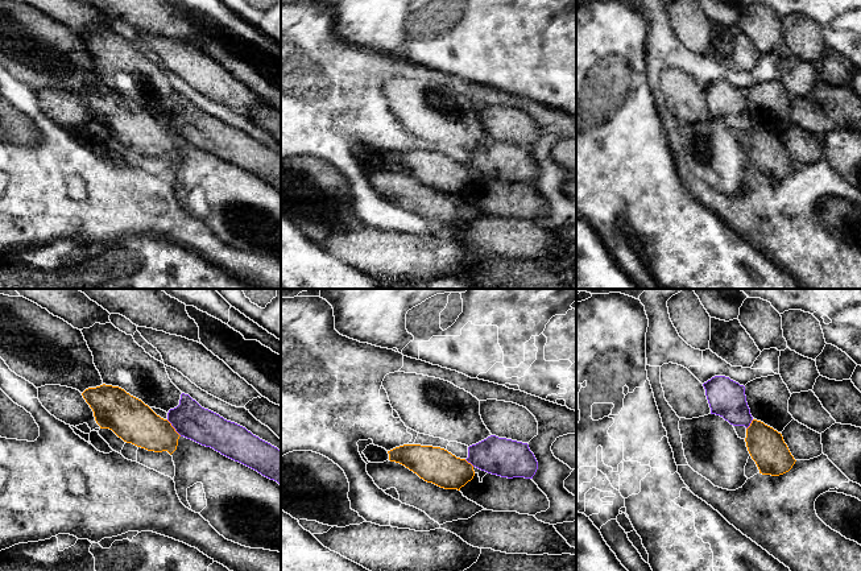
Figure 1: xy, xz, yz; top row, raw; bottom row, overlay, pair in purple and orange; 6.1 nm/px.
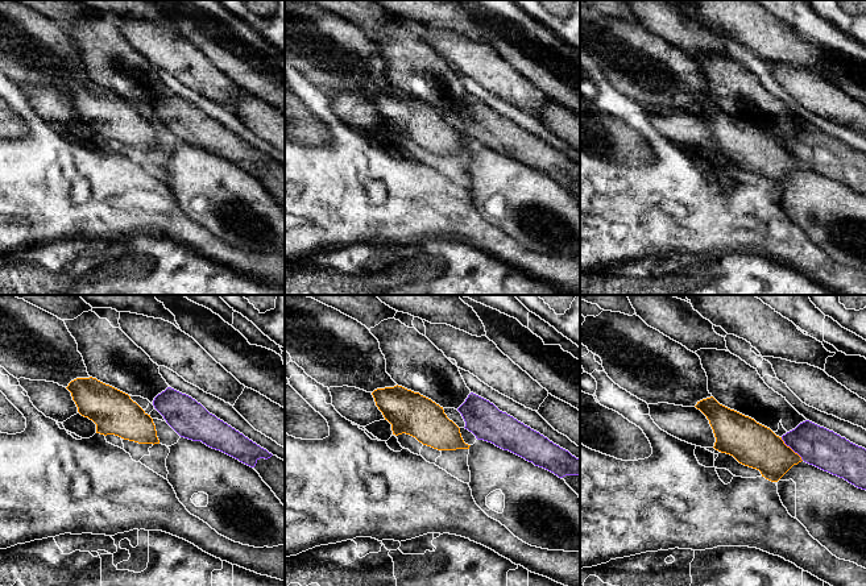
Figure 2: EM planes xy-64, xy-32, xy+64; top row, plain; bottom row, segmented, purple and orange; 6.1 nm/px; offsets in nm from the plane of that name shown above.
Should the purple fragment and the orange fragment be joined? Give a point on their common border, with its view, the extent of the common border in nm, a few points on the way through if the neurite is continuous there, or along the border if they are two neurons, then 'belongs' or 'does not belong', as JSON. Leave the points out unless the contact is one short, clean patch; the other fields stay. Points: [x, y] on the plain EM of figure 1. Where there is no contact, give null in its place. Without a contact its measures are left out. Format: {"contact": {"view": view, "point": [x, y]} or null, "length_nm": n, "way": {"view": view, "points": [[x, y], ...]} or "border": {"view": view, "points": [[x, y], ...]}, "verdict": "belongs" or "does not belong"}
{"contact": {"view": "xy", "point": [173, 131]}, "length_nm": 140, "verdict": "does not belong"}

